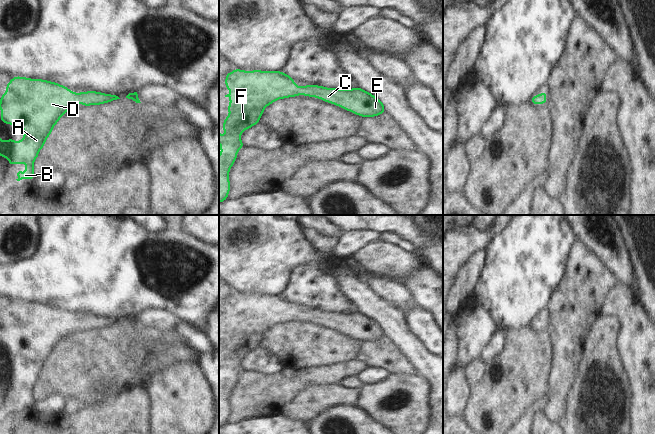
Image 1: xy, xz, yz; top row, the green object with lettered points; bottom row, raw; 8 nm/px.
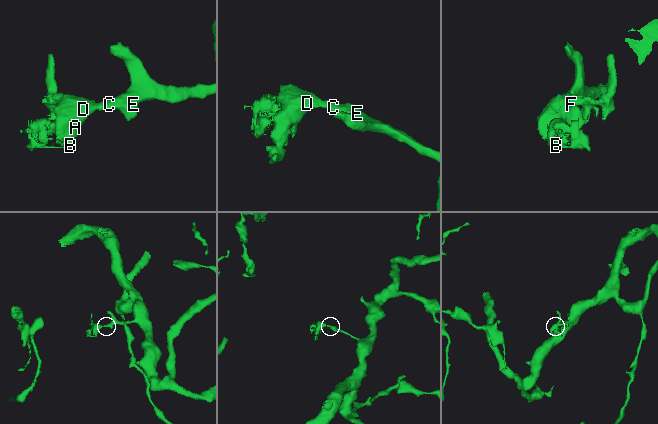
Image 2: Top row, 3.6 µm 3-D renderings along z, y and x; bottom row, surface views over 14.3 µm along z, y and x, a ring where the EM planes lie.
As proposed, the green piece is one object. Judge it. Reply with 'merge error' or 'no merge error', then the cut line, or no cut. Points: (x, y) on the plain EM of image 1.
no merge error; cut none

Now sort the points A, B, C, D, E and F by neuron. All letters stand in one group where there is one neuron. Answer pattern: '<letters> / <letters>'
A B C D E F

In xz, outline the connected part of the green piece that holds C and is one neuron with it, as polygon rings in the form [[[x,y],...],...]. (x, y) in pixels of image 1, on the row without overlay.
[[[236,292],[225,298],[225,313],[231,314],[225,319],[230,322],[226,331],[230,338],[219,354],[219,427],[228,423],[231,414],[228,398],[237,384],[238,375],[245,370],[240,363],[242,356],[257,349],[264,333],[275,325],[303,318],[364,342],[376,341],[386,335],[382,325],[360,311],[338,313],[315,308],[300,311],[283,295]]]

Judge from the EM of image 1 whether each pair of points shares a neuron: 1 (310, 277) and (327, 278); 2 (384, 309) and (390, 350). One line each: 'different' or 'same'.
1: same
2: different

